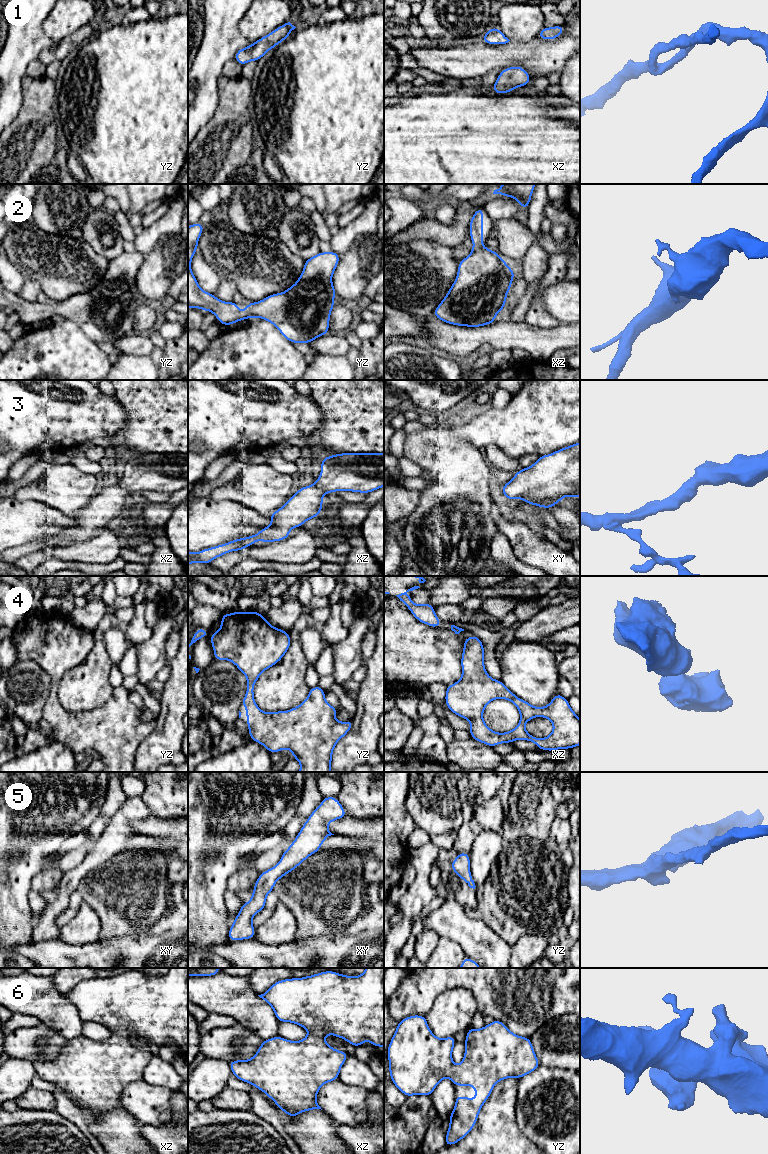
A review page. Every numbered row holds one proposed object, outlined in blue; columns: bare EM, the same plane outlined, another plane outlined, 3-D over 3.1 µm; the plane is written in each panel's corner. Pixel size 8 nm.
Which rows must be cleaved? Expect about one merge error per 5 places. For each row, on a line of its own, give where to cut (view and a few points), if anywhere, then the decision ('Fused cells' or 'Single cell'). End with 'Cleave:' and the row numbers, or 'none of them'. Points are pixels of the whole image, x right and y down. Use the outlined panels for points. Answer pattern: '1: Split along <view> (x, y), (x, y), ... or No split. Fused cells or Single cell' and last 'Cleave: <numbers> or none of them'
1: No split. Single cell
2: No split. Single cell
3: No split. Single cell
4: No split. Single cell
5: No split. Single cell
6: No split. Single cell
Cleave: none of them

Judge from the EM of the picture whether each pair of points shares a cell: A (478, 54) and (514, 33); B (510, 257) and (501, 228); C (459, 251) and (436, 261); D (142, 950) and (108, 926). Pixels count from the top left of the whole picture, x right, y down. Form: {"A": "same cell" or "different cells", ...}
{"A": "different cells", "B": "same cell", "C": "different cells", "D": "different cells"}

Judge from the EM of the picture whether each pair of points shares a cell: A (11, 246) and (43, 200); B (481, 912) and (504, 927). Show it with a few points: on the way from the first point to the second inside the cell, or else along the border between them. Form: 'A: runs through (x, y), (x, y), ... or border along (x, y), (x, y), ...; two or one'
A: border along (35, 223), (42, 230), (56, 234); two
B: runs through (487, 912), (498, 921); one

